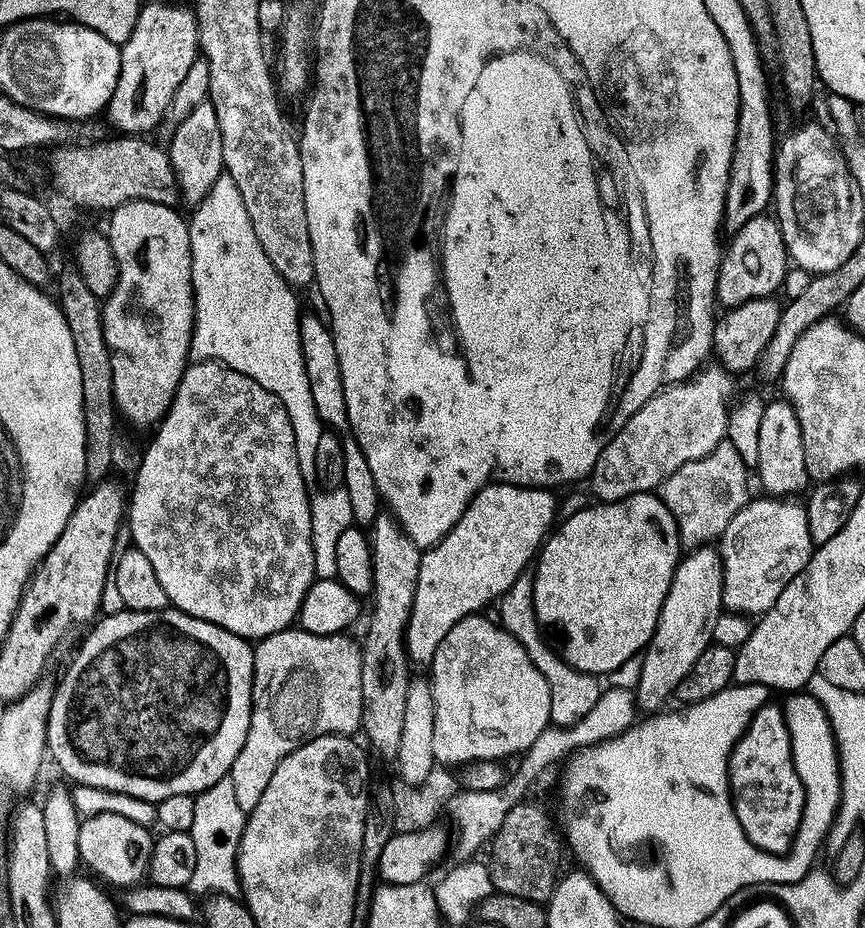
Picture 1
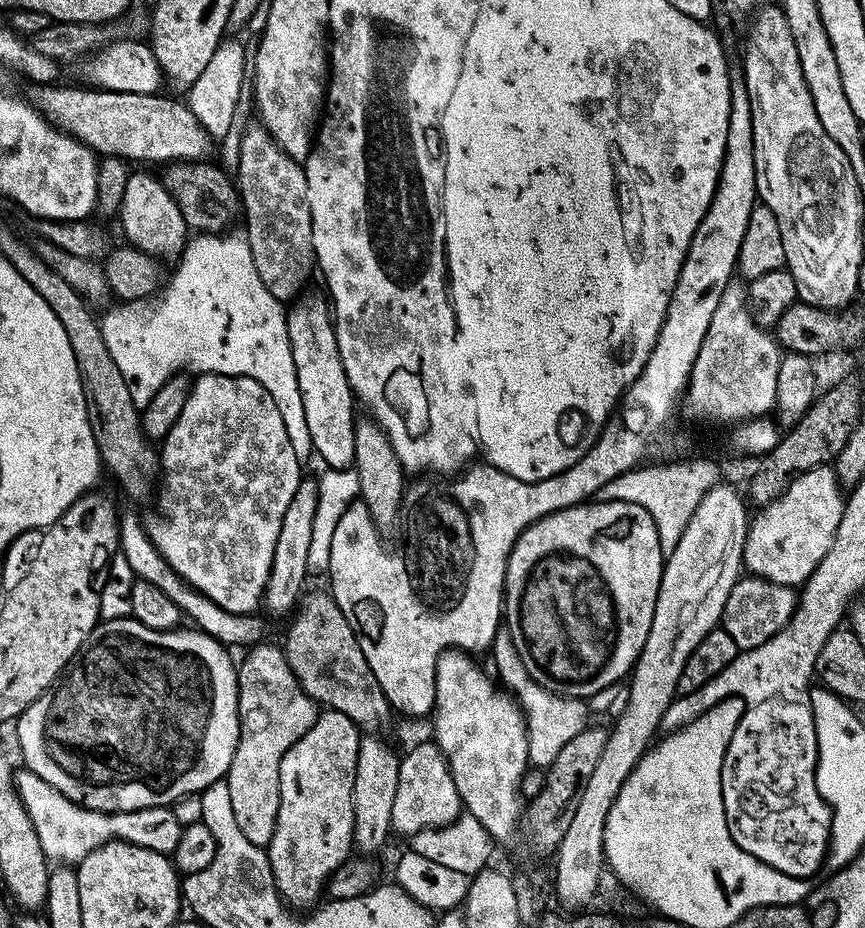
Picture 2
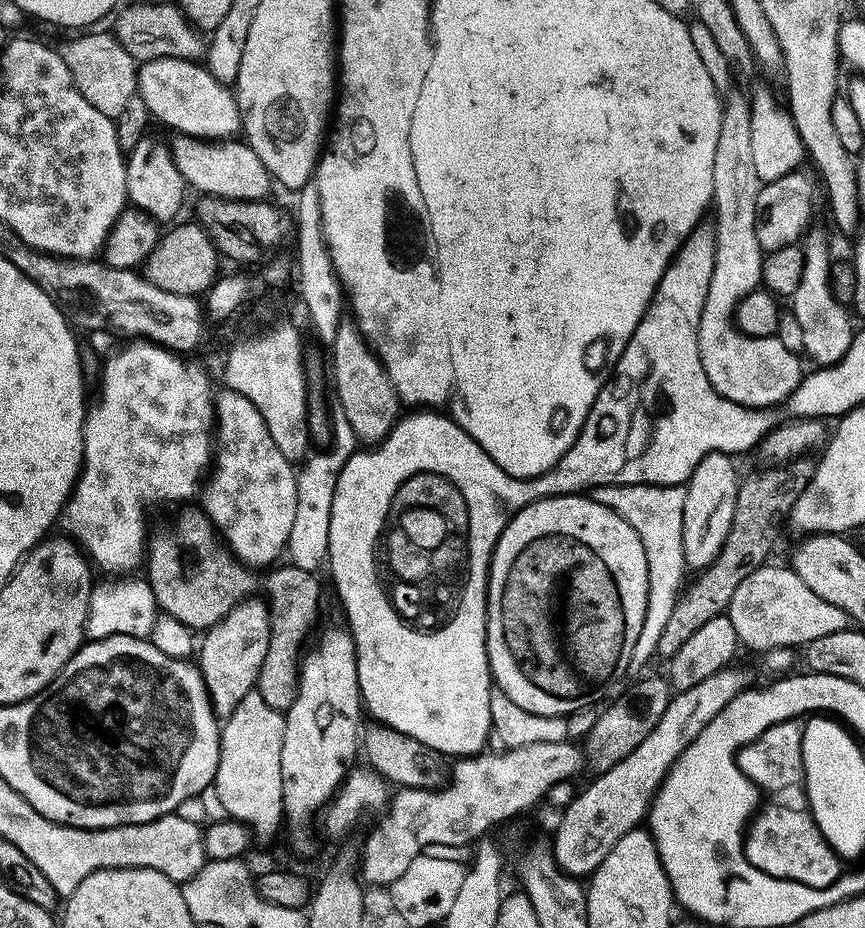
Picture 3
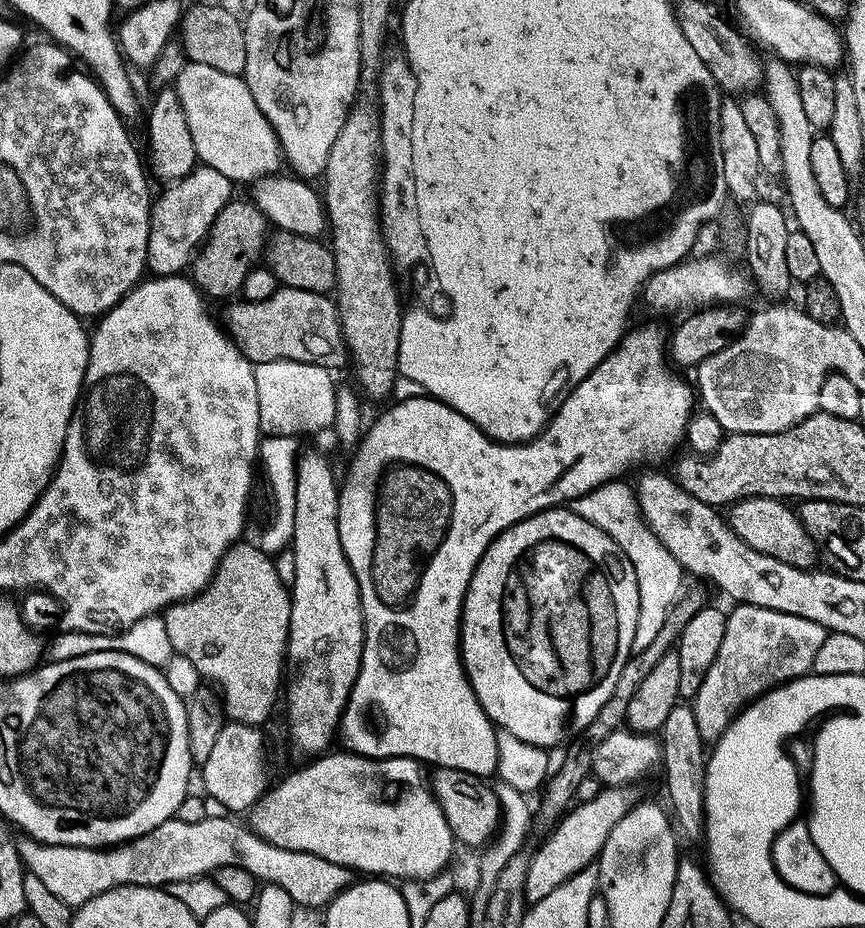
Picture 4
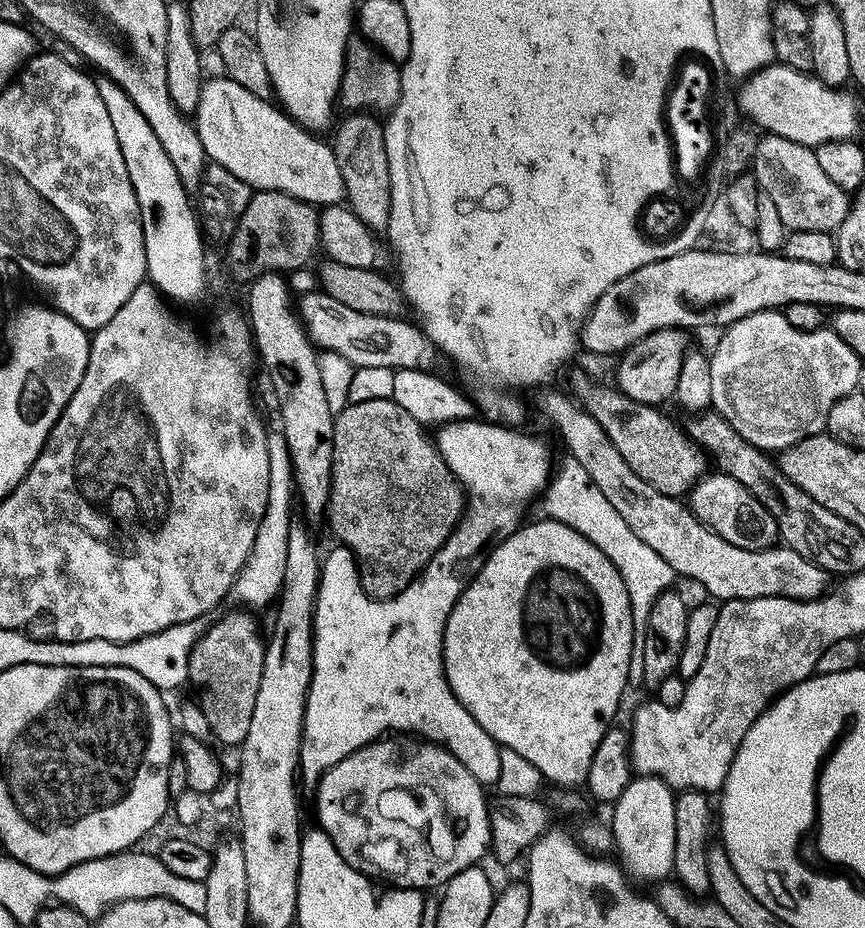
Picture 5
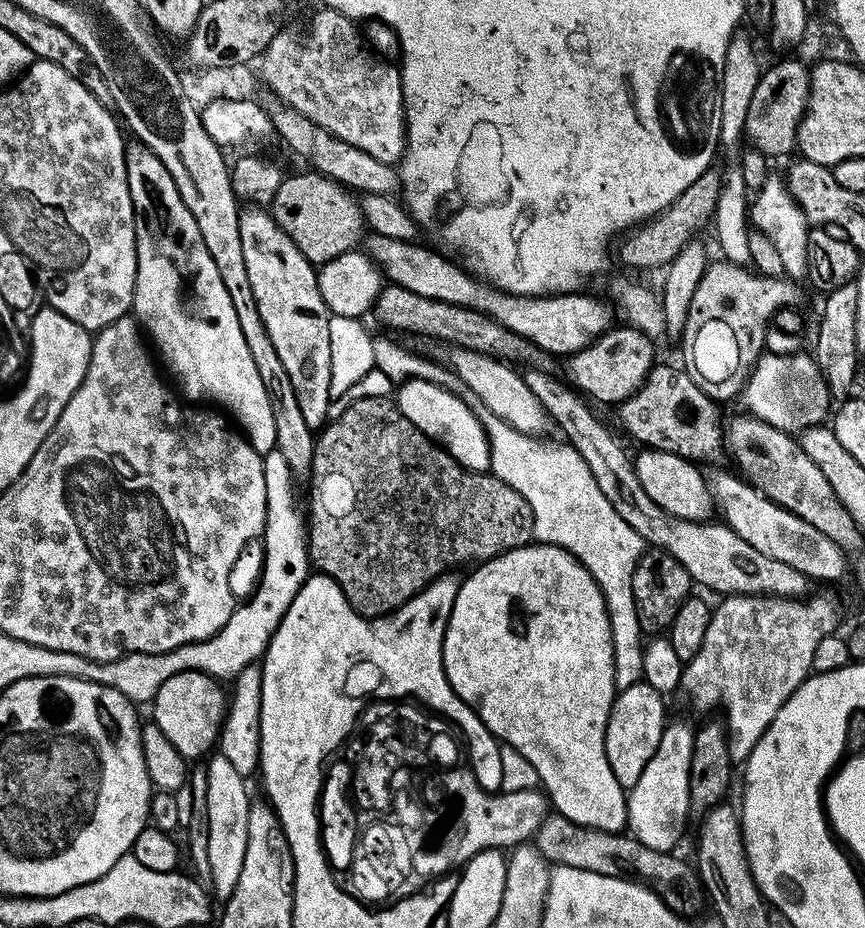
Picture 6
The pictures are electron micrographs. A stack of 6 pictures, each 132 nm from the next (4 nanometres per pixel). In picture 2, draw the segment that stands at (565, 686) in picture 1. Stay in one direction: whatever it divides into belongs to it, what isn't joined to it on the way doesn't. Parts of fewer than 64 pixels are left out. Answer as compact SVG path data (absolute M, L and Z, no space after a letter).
M501 626L492 639L490 657L496 663L495 675L499 683L514 697L517 704L520 705L524 721L528 727L528 758L535 767L547 769L548 765L558 758L562 746L574 738L583 728L589 727L588 708L583 699L573 698L570 696L561 696L542 687L526 670L514 642L510 638L507 627Z

